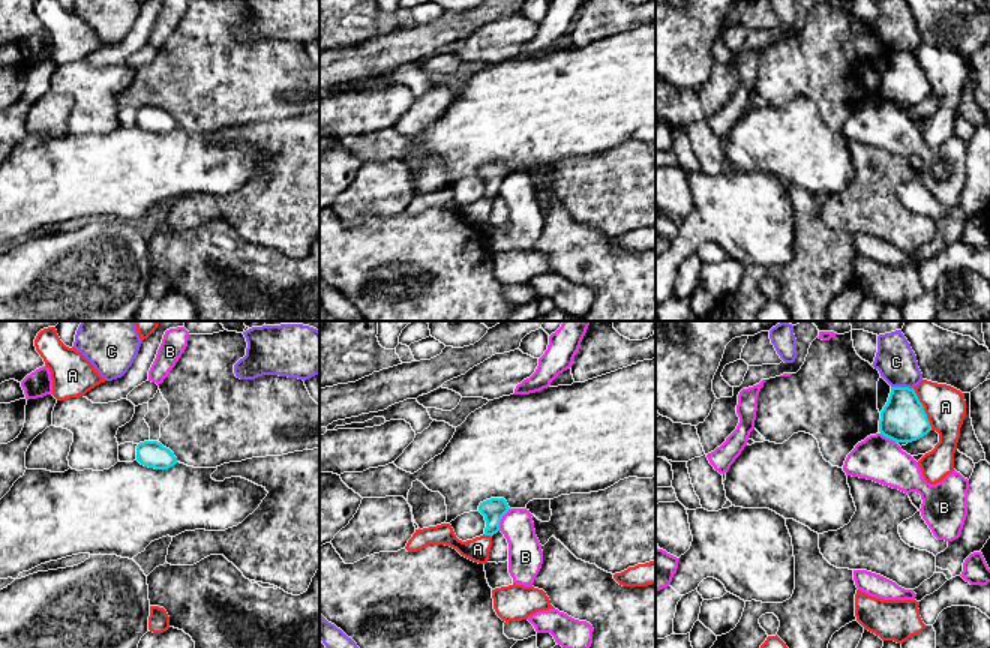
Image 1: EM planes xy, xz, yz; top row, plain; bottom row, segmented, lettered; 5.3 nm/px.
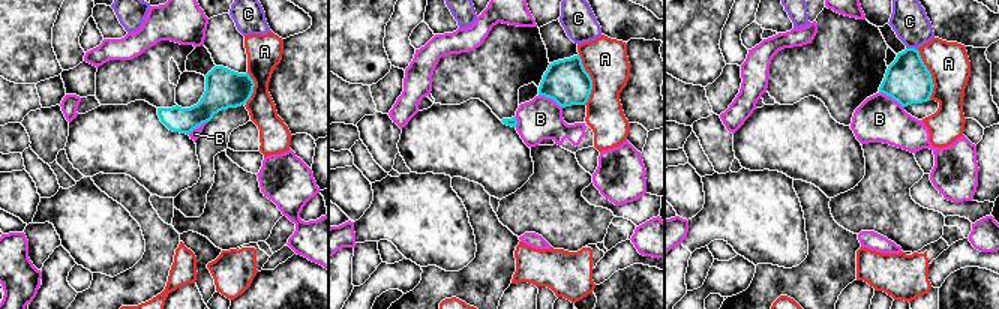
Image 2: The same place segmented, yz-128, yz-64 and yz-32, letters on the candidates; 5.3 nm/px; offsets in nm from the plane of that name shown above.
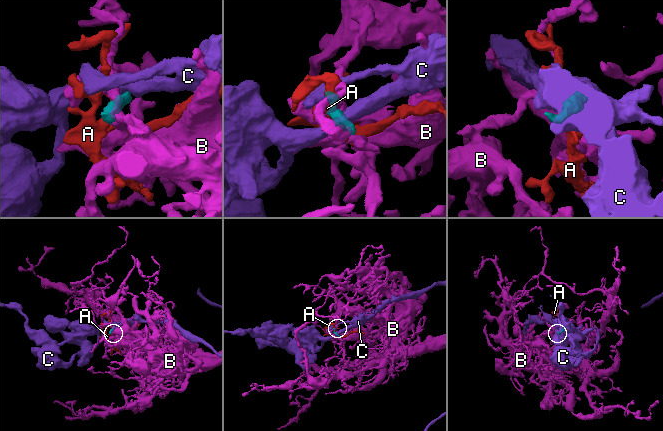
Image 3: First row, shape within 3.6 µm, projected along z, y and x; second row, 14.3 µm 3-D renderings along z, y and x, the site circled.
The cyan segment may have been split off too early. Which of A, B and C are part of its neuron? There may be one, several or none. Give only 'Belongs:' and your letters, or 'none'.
Belongs: none

